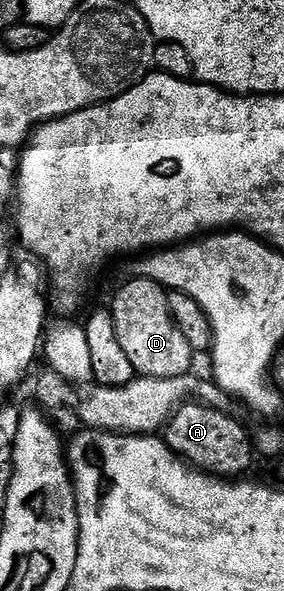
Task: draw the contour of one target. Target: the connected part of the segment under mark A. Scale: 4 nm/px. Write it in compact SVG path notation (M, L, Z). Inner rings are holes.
M189 401L172 415L172 420L162 432L162 438L175 455L196 470L207 471L209 475L217 477L240 477L252 463L254 439L234 416L218 407Z

